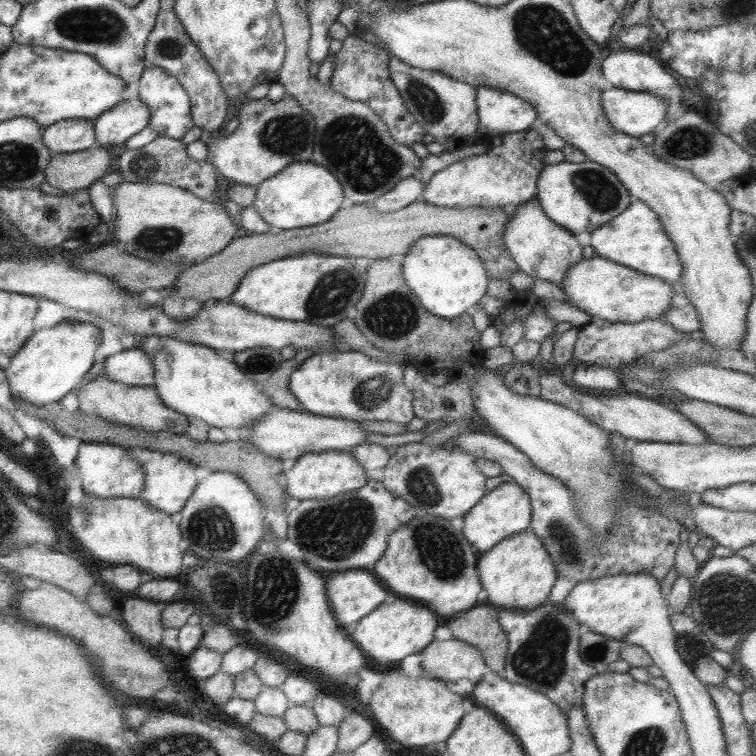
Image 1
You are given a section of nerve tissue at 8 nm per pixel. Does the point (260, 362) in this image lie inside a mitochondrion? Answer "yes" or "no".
yes

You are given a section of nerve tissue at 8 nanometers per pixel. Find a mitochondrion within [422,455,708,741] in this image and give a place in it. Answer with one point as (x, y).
(540, 659)

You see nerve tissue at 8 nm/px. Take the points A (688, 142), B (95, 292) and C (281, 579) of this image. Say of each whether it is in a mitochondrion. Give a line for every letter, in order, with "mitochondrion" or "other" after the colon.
A: mitochondrion
B: other
C: mitochondrion

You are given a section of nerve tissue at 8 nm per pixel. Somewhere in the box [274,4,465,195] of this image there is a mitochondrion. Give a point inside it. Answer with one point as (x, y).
(423, 97)

